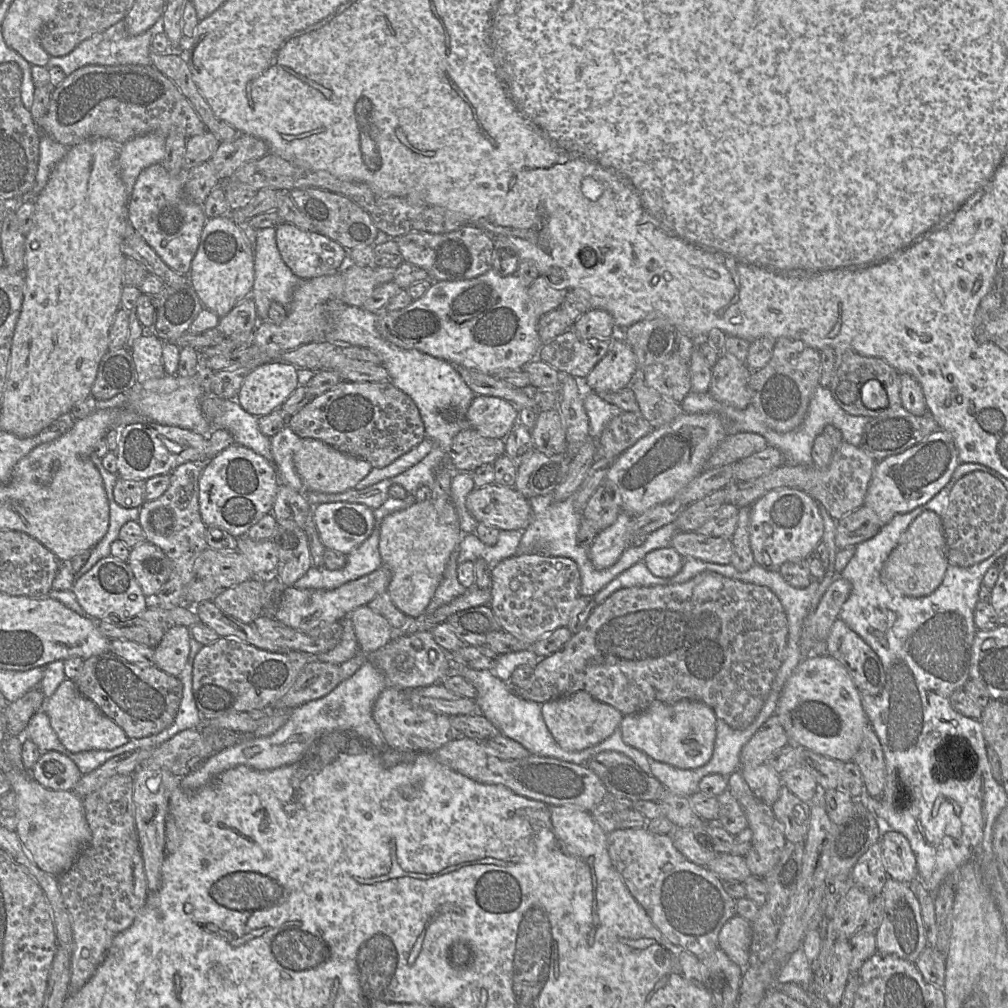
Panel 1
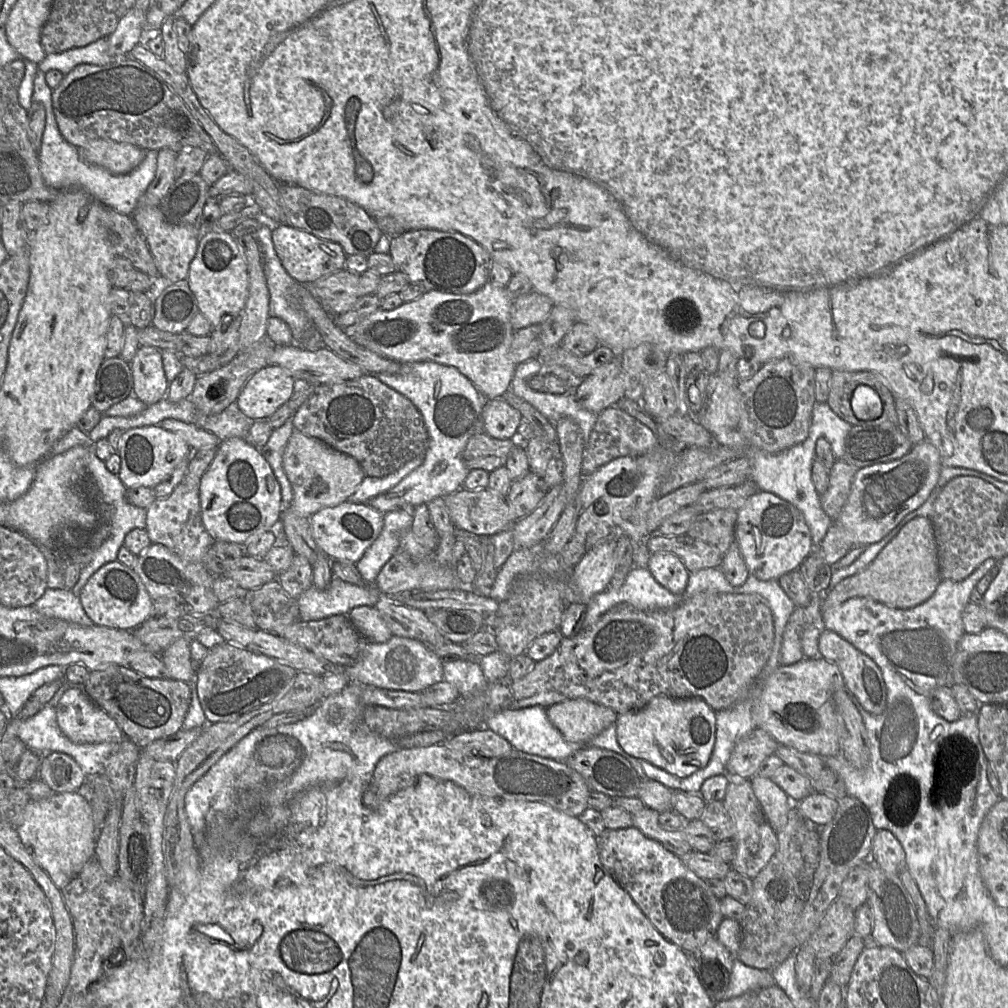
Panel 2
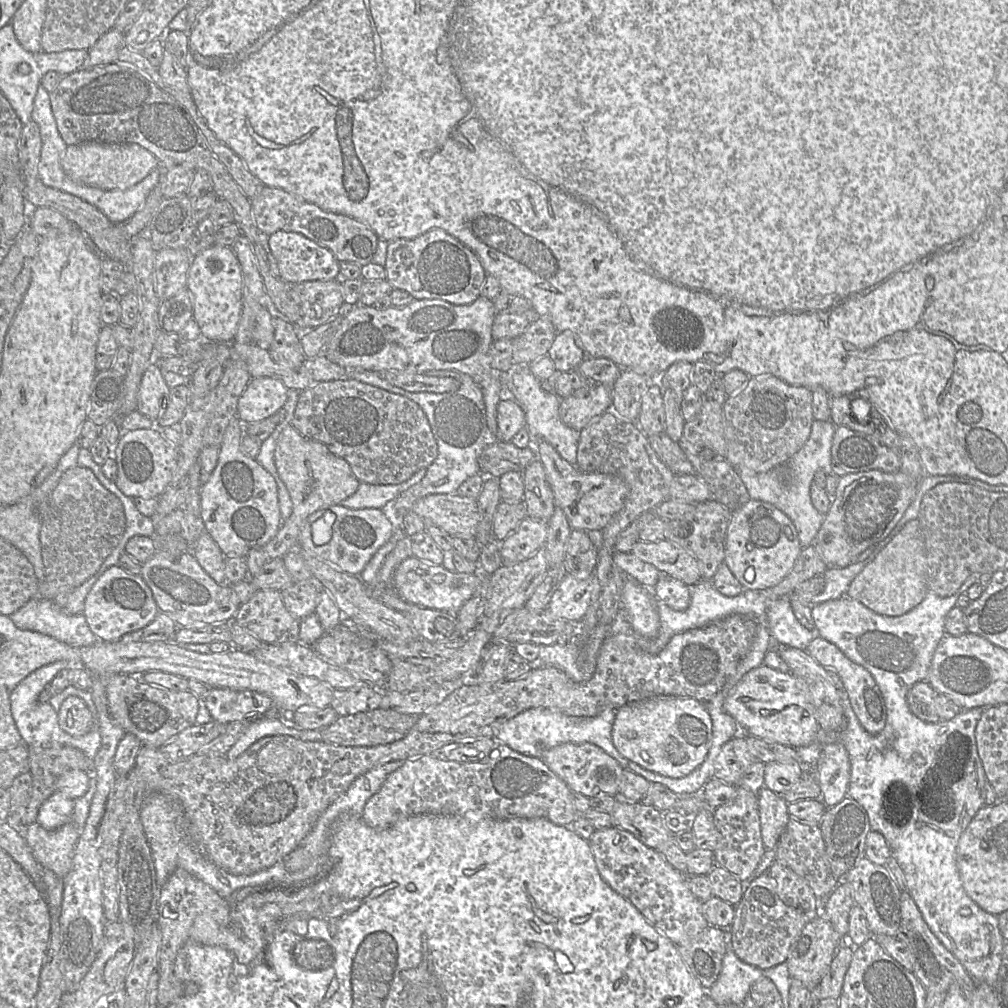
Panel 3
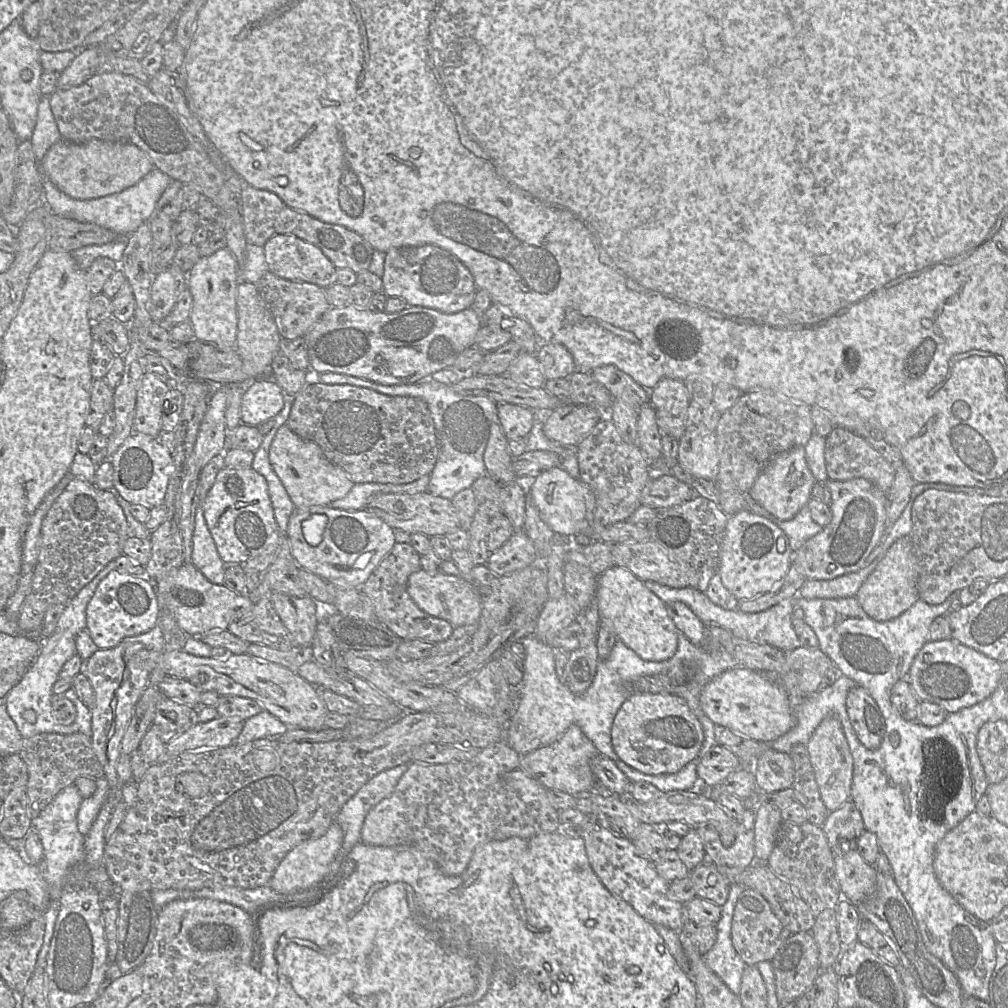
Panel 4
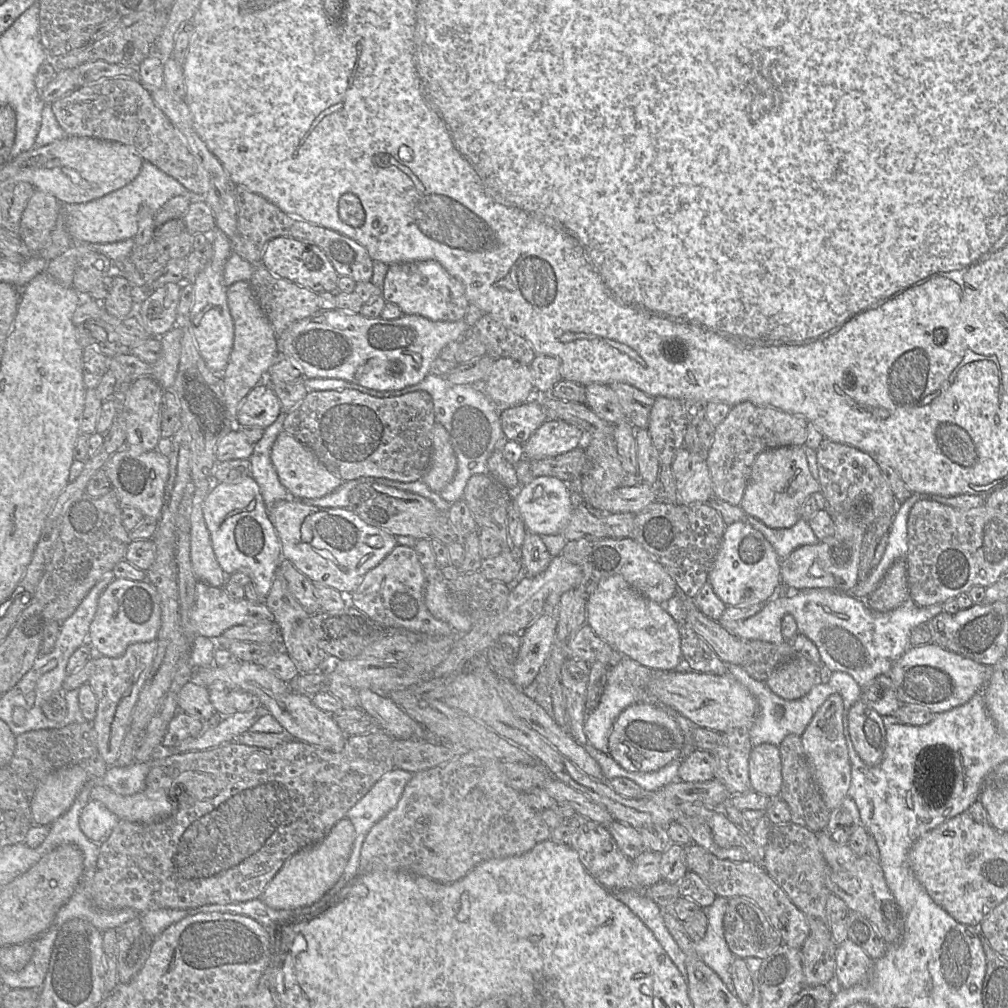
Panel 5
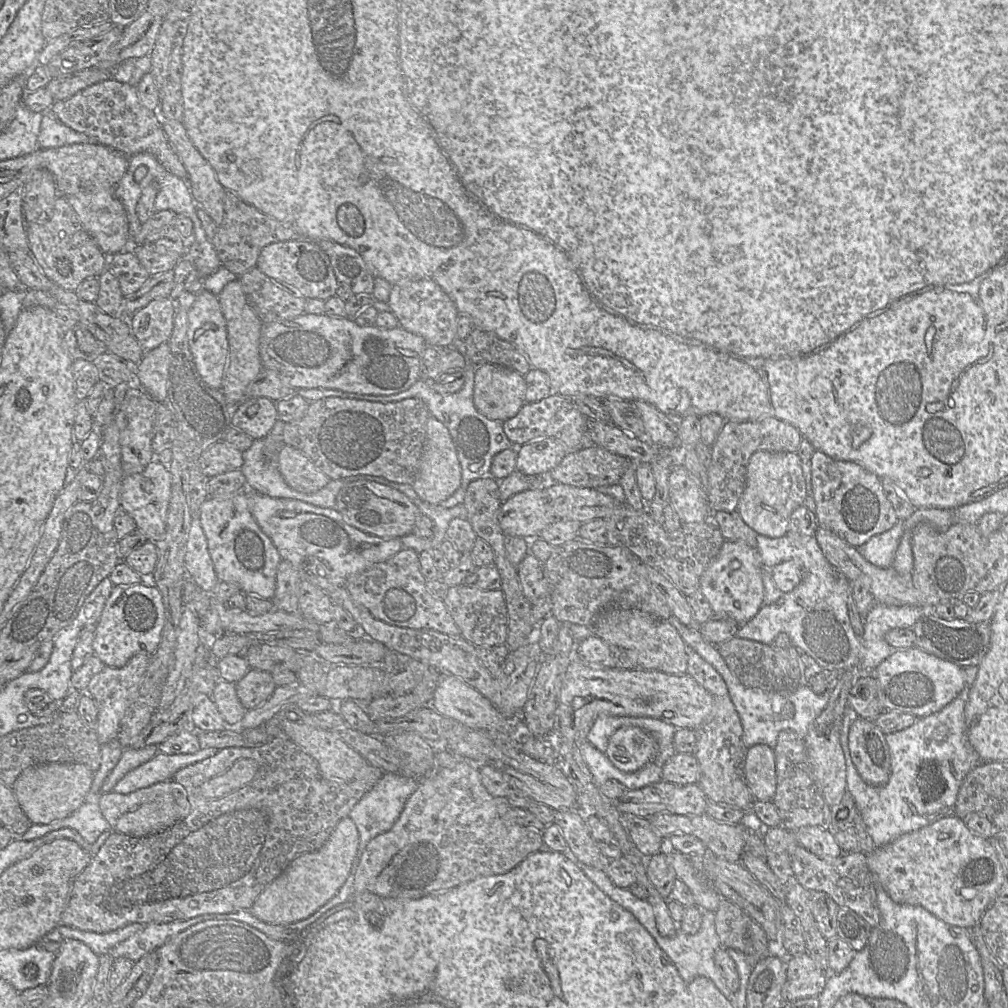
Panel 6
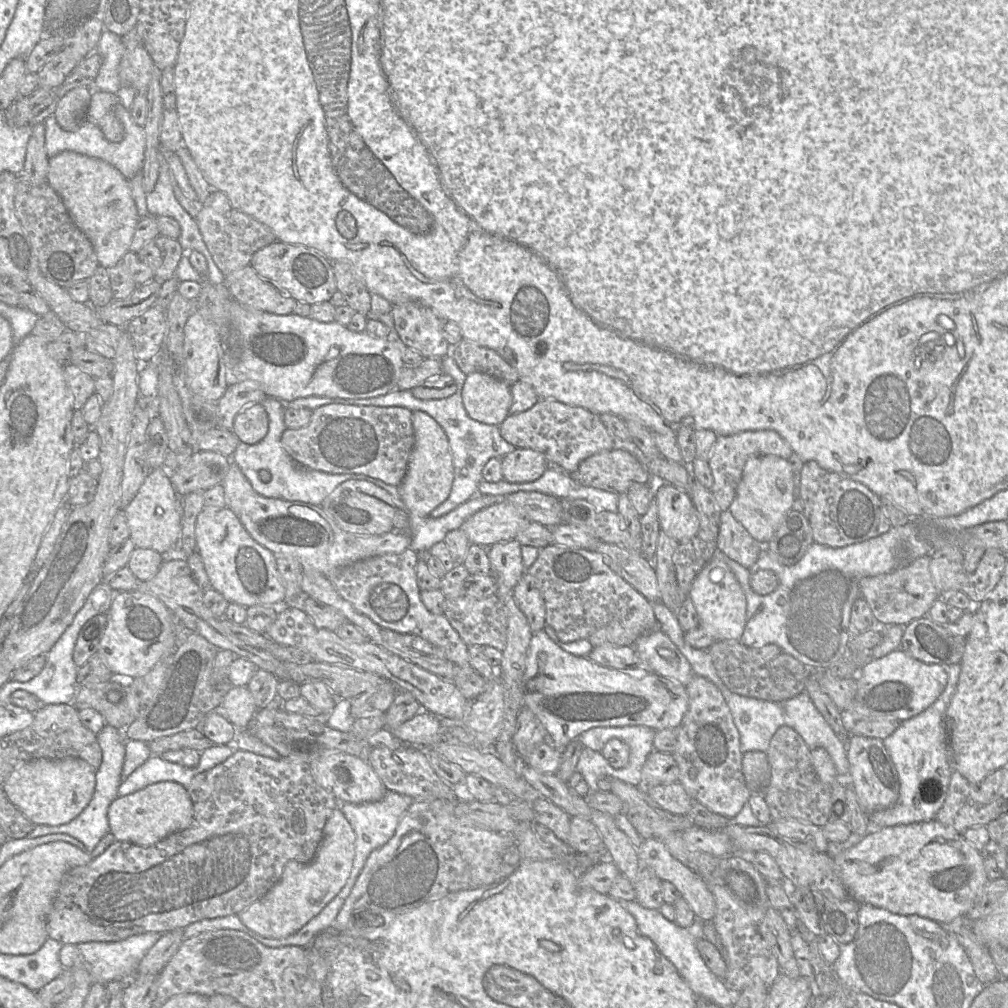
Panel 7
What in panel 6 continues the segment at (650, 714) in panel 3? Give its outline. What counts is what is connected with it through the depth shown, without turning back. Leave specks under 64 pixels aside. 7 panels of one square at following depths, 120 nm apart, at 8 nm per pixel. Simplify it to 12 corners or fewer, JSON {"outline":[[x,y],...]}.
{"outline":[[623,726],[605,755],[621,771],[634,772],[654,758],[649,732]]}

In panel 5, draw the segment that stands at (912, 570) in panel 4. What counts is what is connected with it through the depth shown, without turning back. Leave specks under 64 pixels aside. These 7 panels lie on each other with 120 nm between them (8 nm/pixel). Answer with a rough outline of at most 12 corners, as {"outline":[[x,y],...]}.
{"outline":[[906,559],[893,563],[867,598],[885,613],[910,597]]}

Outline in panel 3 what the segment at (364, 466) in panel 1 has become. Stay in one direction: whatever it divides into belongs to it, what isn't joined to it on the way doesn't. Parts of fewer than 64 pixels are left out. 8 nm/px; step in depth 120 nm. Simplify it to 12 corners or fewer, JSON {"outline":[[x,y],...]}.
{"outline":[[289,424],[275,466],[292,513],[263,547],[297,549],[306,519],[360,484],[349,464]]}

